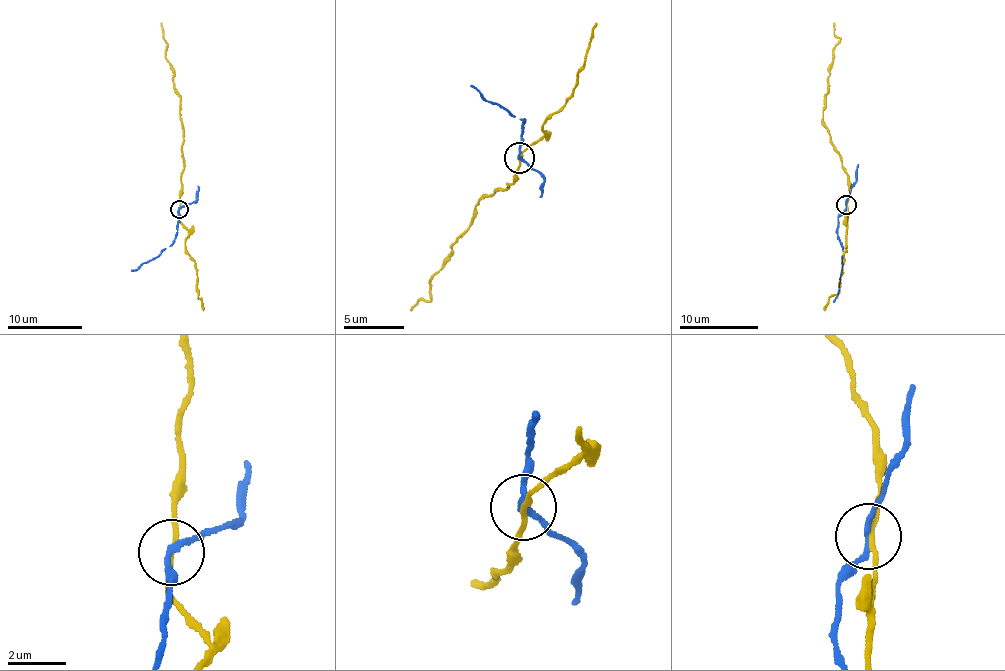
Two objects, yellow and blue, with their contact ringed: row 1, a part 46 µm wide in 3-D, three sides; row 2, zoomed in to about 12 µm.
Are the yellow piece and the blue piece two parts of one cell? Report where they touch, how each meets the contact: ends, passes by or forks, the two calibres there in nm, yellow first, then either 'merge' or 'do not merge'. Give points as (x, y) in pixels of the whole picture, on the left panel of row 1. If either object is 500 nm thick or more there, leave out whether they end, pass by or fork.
(179, 209) | yellow passes by | blue passes by | 140/170 nm | do not merge

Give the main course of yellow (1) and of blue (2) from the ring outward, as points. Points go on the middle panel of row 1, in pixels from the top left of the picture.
1: (519, 156), (513, 185), (482, 200), (433, 276), (429, 287), (429, 301), (417, 299), (410, 311)
2: (519, 156), (526, 118), (520, 119), (506, 112), (471, 85)

